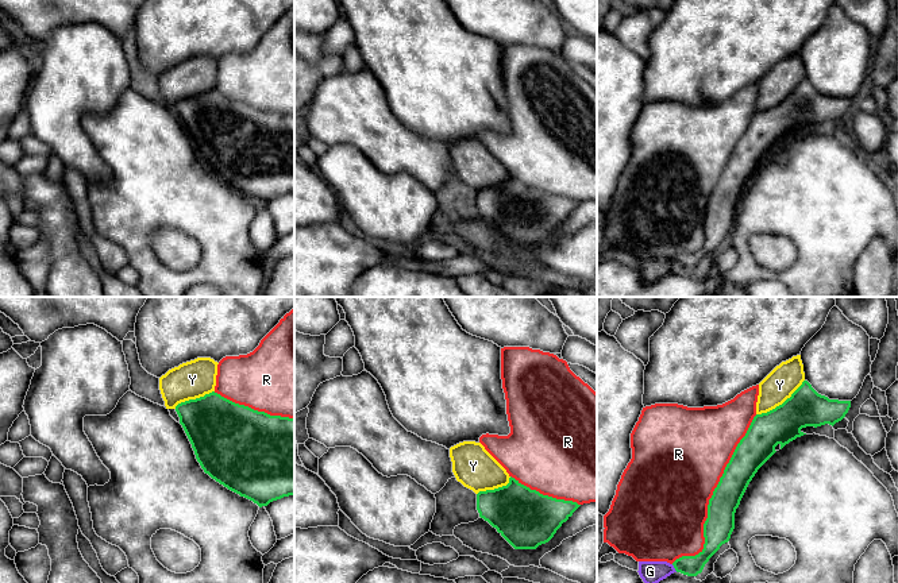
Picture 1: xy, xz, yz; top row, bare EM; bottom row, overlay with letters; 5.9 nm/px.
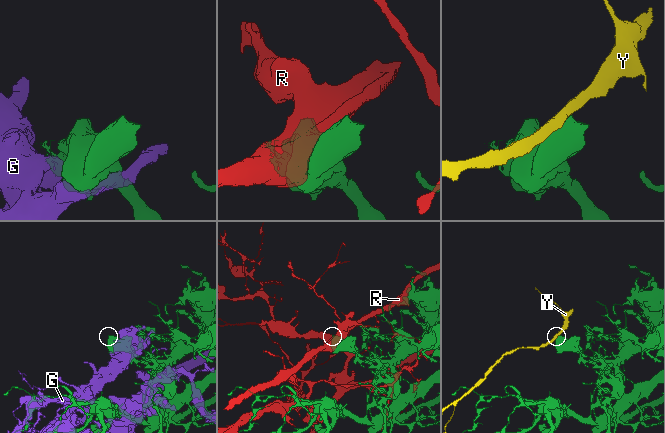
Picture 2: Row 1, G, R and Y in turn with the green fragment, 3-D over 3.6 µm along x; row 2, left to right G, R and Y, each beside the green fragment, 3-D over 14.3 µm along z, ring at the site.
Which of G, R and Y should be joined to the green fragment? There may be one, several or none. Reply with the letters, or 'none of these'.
none of these

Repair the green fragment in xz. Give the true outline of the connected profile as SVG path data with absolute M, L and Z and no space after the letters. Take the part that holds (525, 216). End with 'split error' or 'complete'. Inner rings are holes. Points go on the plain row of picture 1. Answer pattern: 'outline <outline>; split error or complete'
outline M512 174L506 184L477 192L479 215L514 247L536 247L548 240L579 204L543 193Z; complete

